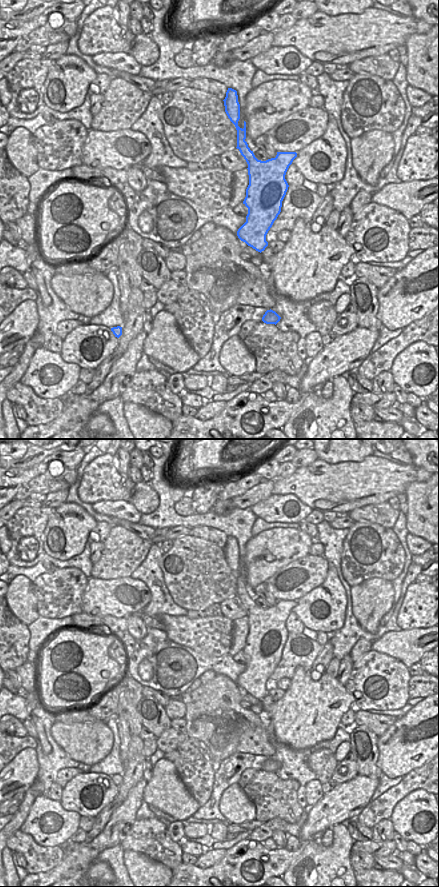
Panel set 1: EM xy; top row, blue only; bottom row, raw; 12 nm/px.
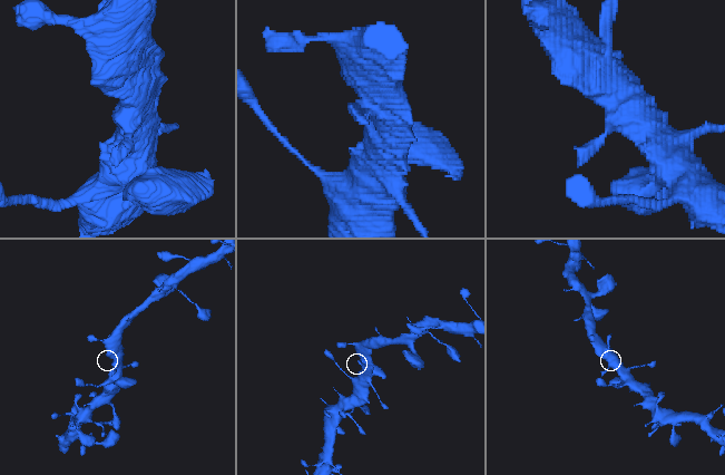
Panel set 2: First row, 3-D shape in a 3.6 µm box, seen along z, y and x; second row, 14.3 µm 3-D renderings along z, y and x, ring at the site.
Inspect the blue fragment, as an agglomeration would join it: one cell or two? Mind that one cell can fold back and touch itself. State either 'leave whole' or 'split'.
leave whole

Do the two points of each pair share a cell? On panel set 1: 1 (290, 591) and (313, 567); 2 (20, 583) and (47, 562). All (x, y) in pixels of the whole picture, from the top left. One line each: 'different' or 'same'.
1: same
2: different

